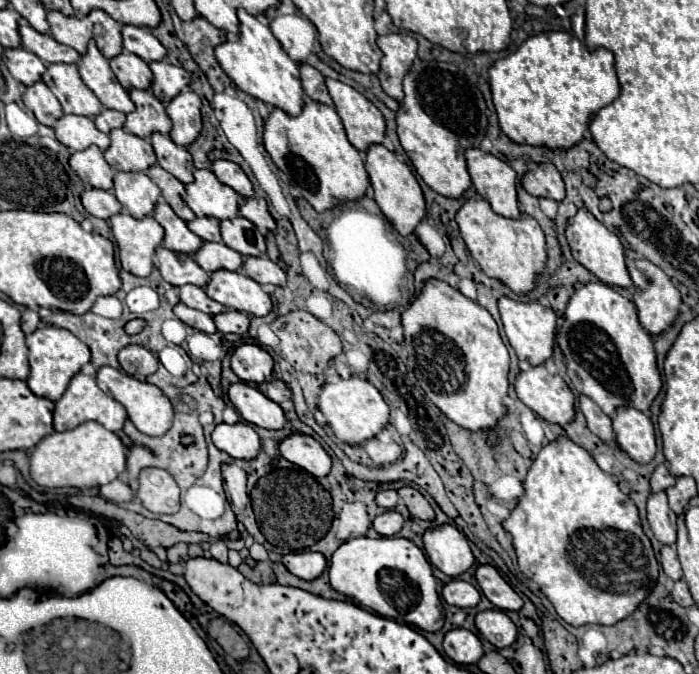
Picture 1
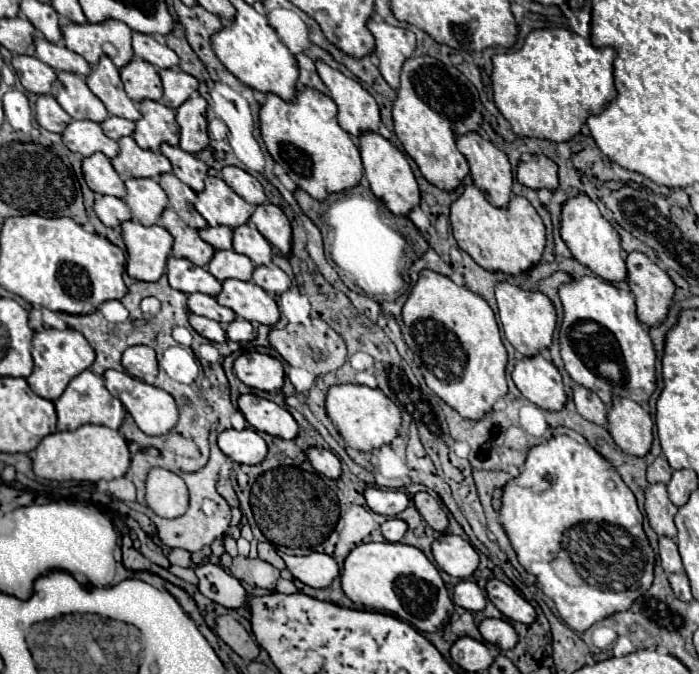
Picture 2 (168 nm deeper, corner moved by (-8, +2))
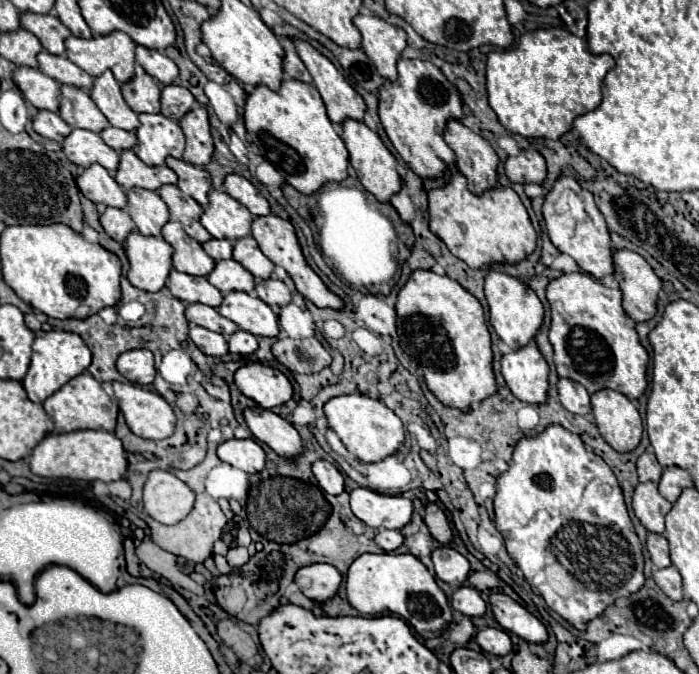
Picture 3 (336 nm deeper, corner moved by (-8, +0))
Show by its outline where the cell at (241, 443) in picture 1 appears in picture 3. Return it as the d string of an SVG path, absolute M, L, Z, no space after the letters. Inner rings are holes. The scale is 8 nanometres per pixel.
M233 438L233 440L219 444L217 456L221 458L221 462L227 462L233 468L239 468L247 474L255 474L255 472L263 470L263 466L265 466L263 448L251 438L247 438L247 440Z

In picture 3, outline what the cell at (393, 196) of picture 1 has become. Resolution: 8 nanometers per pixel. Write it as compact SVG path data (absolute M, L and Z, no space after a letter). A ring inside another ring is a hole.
M345 118L341 122L341 128L343 128L343 142L345 142L345 148L349 152L349 162L351 166L355 168L357 172L357 178L359 182L363 184L363 188L367 192L371 192L379 202L389 202L389 198L401 190L401 178L395 170L397 162L393 158L393 154L385 148L385 144L381 142L381 138L377 136L377 132L369 130L363 122L359 120L353 120L353 118Z

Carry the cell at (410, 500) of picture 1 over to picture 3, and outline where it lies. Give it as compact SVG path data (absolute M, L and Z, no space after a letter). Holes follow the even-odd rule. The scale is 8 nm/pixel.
M429 504L425 508L425 524L429 526L429 532L431 536L439 542L439 544L449 544L451 542L451 526L449 526L449 520L447 516L443 514L443 510L437 506L437 504Z

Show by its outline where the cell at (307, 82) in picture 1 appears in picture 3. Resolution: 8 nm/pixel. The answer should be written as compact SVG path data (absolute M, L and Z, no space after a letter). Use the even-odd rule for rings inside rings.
M279 38L279 42L281 42L283 50L285 50L283 72L285 72L287 76L291 76L291 78L297 78L297 80L301 80L301 82L311 84L311 76L309 76L305 64L301 62L301 58L297 56L297 52L295 52L295 48L293 48L293 42L291 42L289 38Z

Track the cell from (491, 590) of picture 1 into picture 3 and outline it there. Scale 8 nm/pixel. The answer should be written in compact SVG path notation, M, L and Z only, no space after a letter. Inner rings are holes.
M491 594L489 602L491 602L493 616L501 624L503 630L517 634L519 638L531 644L547 642L547 628L533 614L529 614L523 606L511 600L507 594Z

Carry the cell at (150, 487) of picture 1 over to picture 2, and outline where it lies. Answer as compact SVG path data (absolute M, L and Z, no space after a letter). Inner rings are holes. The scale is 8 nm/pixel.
M165 468L149 470L145 500L147 506L163 518L177 518L189 506L189 494L183 478Z

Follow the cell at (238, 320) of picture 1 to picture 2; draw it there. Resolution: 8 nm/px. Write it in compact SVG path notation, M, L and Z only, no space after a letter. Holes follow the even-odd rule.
M235 318L231 324L225 326L227 338L235 340L235 342L251 342L257 334L255 334L255 326L249 320L239 320Z

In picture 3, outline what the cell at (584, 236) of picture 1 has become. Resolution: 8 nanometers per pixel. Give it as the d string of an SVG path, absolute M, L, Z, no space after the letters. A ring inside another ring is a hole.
M563 176L553 184L551 192L545 196L543 202L543 218L551 244L559 252L569 254L585 274L591 274L593 278L603 278L613 274L611 238L605 218L595 206L593 194L589 190L583 190L579 182L575 182L575 178Z

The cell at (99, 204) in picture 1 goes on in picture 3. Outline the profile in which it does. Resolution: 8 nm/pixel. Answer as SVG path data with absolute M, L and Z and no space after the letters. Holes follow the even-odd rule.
M105 208L101 212L101 224L105 228L105 232L117 240L117 242L125 242L127 236L135 230L135 224L131 222L131 216L125 210L119 208Z

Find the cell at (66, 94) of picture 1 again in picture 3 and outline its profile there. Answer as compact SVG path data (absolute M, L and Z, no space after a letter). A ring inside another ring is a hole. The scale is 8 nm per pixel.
M61 86L59 116L71 128L83 128L97 134L107 128L107 118L99 114L99 108L95 106L95 102L91 102L89 92L75 86Z

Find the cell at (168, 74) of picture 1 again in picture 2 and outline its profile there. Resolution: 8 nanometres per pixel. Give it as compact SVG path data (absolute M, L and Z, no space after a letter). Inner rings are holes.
M163 68L163 70L159 70L159 76L163 80L163 90L165 90L161 102L169 108L179 108L199 86L195 76L183 72L183 70Z

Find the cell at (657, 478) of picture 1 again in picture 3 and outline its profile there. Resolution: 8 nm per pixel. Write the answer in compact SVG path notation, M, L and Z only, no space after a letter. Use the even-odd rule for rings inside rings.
M647 448L639 458L637 458L637 474L639 474L639 482L657 482L661 478L663 468L659 466L655 454L651 448Z

